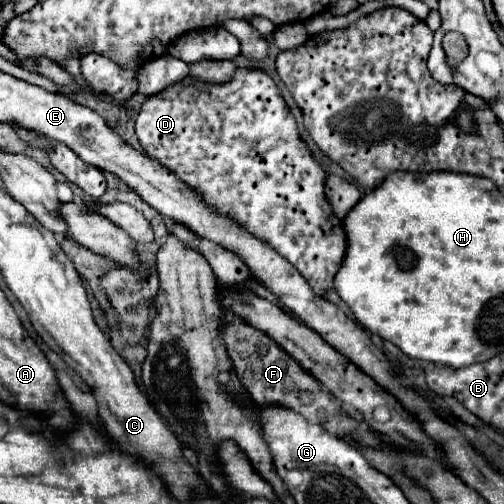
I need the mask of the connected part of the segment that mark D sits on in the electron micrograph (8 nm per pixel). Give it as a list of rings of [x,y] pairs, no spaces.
[[[239,70],[235,72],[233,80],[231,82],[225,82],[225,84],[207,84],[207,82],[201,82],[197,78],[183,78],[181,82],[177,82],[175,86],[169,86],[167,90],[161,90],[159,94],[153,94],[151,98],[145,100],[145,104],[141,106],[141,112],[137,116],[137,122],[135,122],[135,132],[137,132],[137,138],[141,142],[141,146],[145,148],[145,152],[153,158],[157,158],[163,166],[167,166],[169,170],[173,170],[185,184],[189,184],[191,188],[195,188],[213,208],[217,208],[219,214],[231,218],[239,226],[243,226],[248,232],[253,232],[255,236],[261,236],[263,242],[271,244],[277,252],[281,252],[281,256],[285,256],[301,274],[303,278],[309,282],[309,286],[313,288],[315,294],[323,296],[325,290],[333,288],[333,276],[337,274],[339,266],[341,266],[341,260],[343,260],[343,254],[345,254],[345,232],[343,232],[343,224],[341,220],[333,214],[327,198],[325,198],[325,172],[323,168],[315,162],[311,150],[307,148],[307,144],[299,138],[299,132],[297,132],[297,124],[295,124],[295,118],[291,116],[281,92],[277,90],[275,82],[261,70]]]

